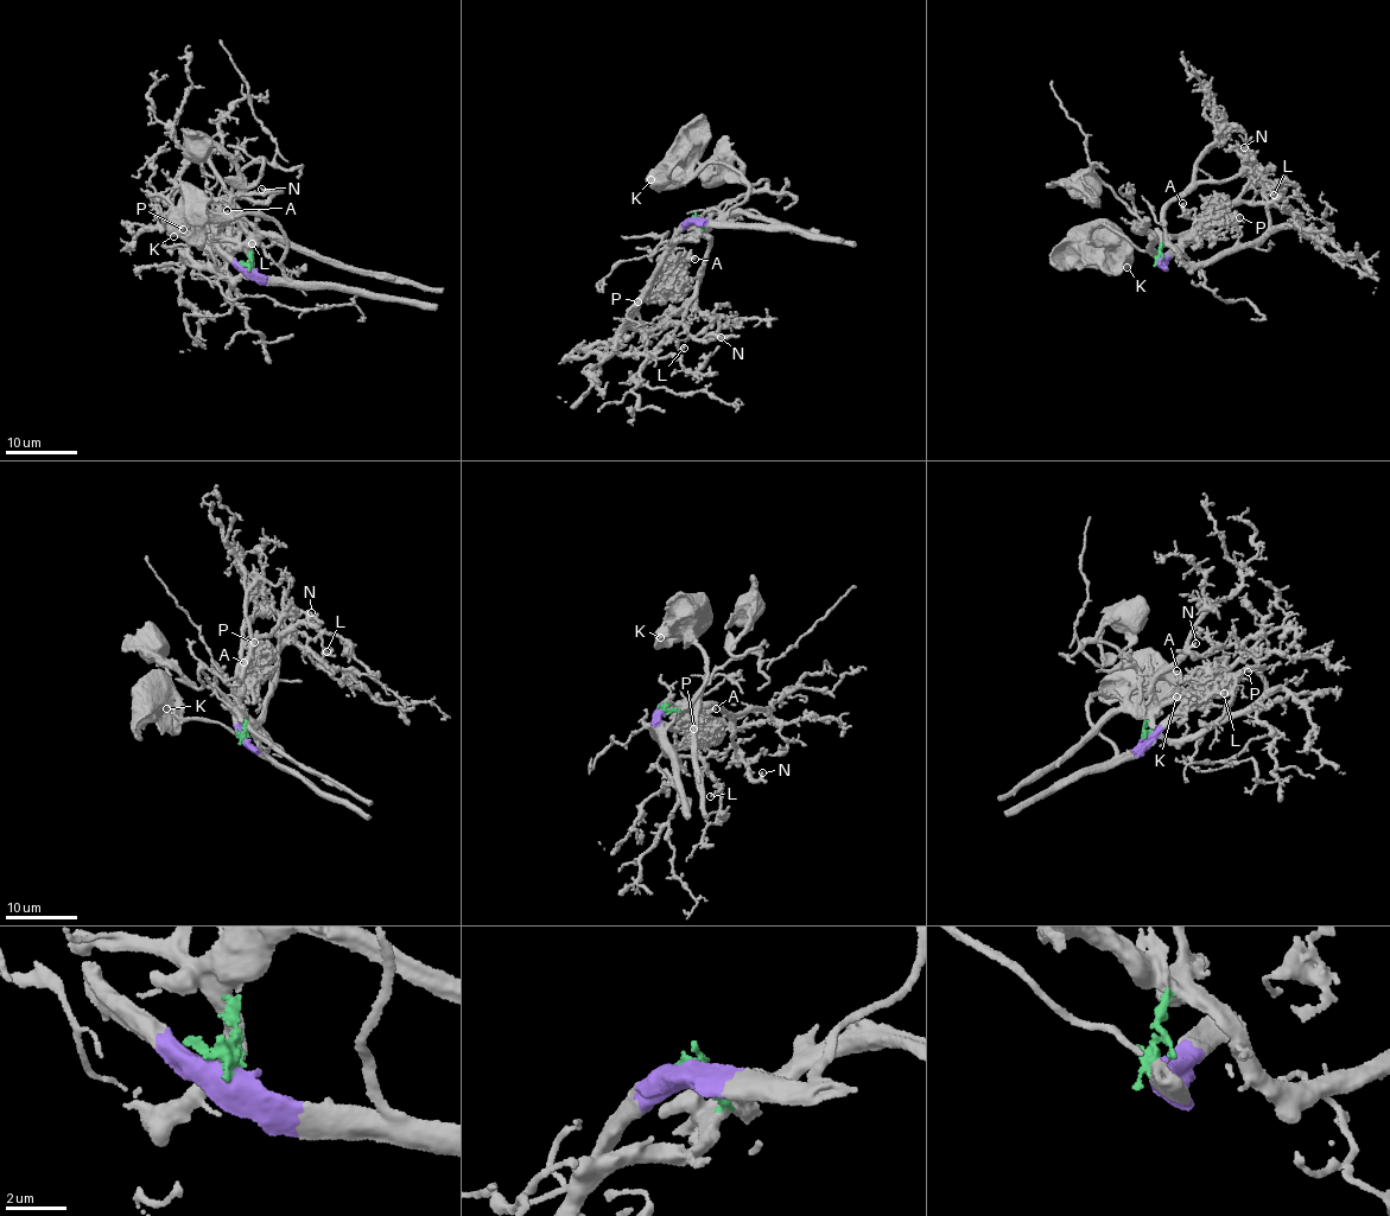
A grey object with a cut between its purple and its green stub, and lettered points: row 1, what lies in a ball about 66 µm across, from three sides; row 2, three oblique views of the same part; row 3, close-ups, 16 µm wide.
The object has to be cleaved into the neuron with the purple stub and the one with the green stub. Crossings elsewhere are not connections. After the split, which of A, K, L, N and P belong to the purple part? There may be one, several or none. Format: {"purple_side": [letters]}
{"purple_side": ["A", "K", "P"]}

